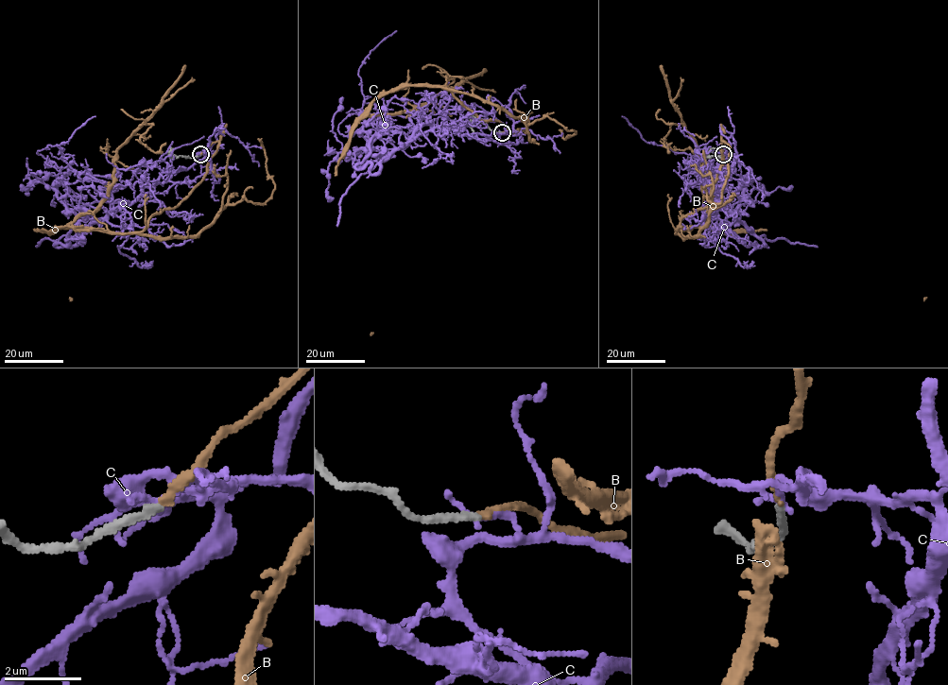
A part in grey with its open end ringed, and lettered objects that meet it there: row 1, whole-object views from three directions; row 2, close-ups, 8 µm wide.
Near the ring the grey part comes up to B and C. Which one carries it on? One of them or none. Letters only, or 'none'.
B

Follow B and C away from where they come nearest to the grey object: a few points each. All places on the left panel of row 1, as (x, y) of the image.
B: (200, 154), (219, 142), (204, 179), (180, 202), (152, 215), (143, 231), (34, 231), (70, 300)
C: (199, 154), (205, 156), (188, 168), (113, 207), (110, 186), (76, 172), (57, 145), (95, 116)

